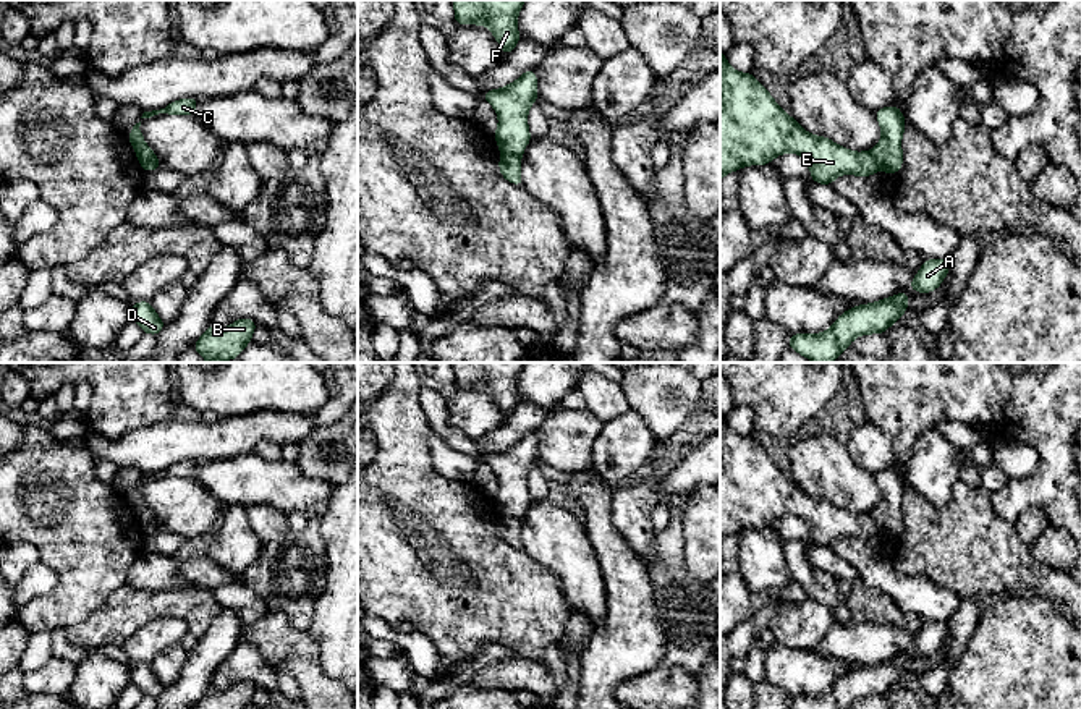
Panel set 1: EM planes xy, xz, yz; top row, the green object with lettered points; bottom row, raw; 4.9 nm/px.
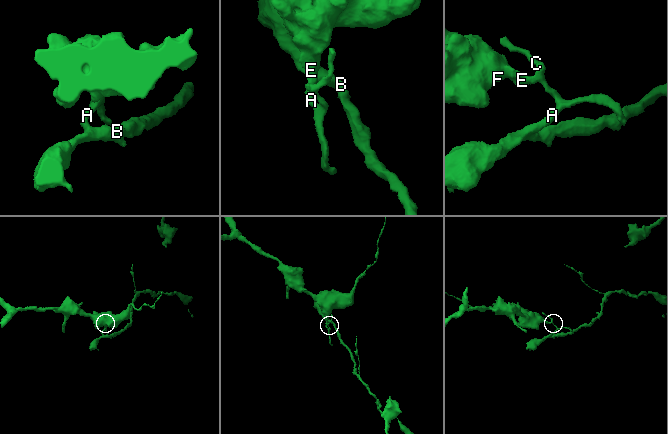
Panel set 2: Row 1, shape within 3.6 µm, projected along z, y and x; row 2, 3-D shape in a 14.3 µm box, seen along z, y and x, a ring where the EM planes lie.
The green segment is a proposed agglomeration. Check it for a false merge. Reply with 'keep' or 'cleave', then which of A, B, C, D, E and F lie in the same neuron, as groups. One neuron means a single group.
cleave; A B C D / E F

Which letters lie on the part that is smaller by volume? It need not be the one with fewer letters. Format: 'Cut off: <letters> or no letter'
Cut off: A, B, C, D

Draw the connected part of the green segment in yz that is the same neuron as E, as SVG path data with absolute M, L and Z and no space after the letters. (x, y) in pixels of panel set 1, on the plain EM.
M720 413L720 544L730 534L770 526L786 515L799 516L809 528L811 544L820 547L832 547L840 537L867 541L880 533L871 513L853 515L825 499L804 494L751 435L733 432Z

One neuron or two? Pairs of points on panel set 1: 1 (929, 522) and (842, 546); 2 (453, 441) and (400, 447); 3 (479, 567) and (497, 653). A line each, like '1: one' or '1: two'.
1: two
2: two
3: two

